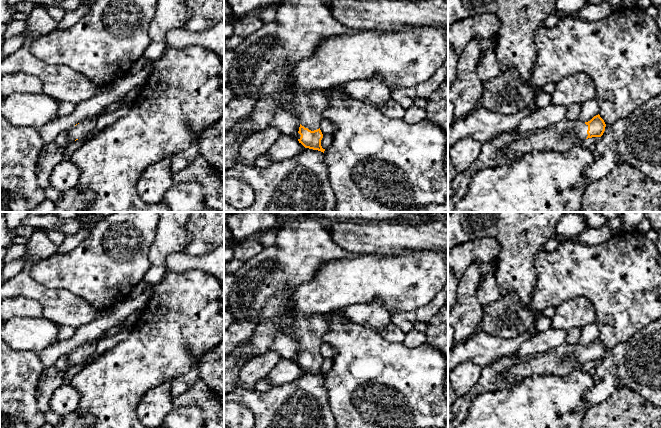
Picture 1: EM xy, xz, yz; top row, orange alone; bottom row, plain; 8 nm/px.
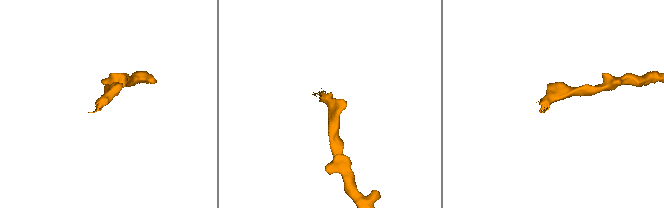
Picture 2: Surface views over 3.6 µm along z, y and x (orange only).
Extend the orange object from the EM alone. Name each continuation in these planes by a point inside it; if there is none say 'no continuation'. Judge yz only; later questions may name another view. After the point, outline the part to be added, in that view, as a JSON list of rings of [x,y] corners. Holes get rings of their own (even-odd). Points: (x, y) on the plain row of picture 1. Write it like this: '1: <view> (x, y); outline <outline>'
1: yz (506, 371); outline [[[565,343],[545,352],[514,357],[497,358],[481,370],[476,385],[453,403],[453,419],[448,428],[457,428],[468,415],[474,399],[486,392],[502,391],[521,383],[531,376],[565,376],[574,369],[580,369],[588,360],[588,349],[580,344]]]

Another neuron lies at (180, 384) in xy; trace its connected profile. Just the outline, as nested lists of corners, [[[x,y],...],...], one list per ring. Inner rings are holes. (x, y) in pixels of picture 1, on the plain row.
[[[192,368],[189,372],[181,374],[171,380],[171,395],[173,398],[185,393],[199,379],[197,369]]]

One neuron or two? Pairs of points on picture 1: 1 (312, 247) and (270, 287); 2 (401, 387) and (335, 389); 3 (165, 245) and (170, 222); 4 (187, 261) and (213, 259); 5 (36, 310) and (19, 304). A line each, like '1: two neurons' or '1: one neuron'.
1: one neuron
2: one neuron
3: one neuron
4: one neuron
5: one neuron

